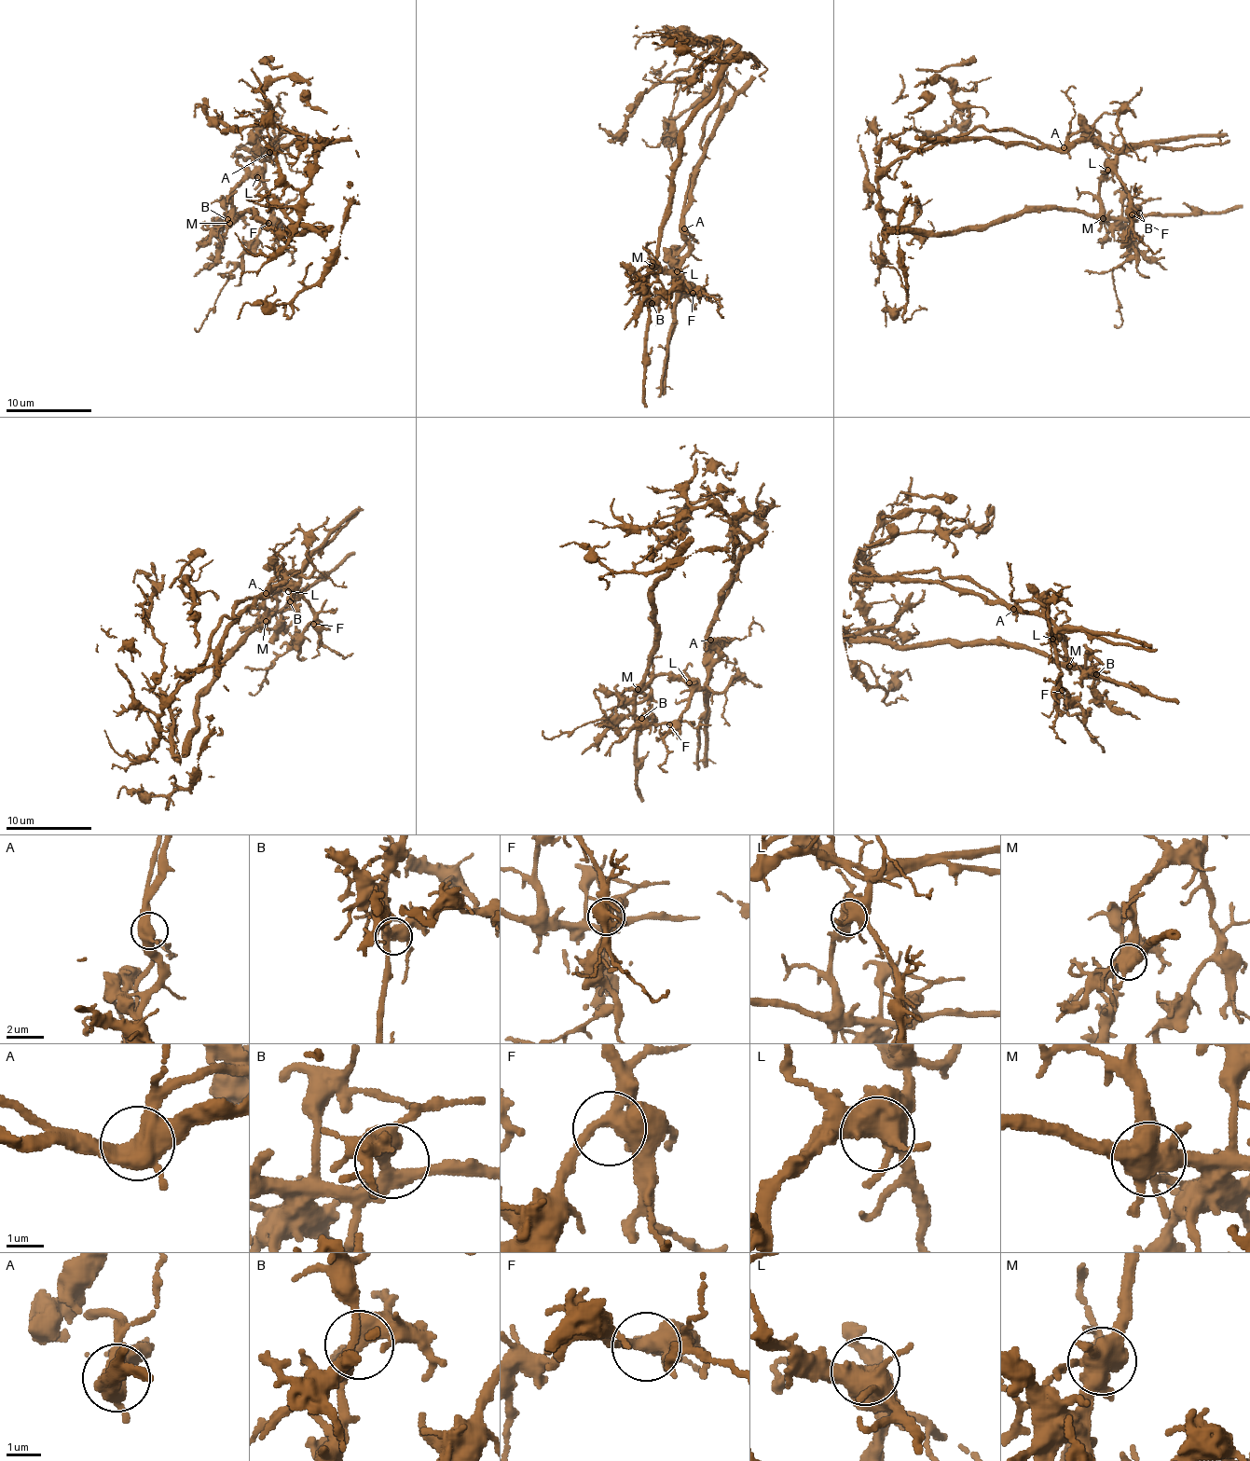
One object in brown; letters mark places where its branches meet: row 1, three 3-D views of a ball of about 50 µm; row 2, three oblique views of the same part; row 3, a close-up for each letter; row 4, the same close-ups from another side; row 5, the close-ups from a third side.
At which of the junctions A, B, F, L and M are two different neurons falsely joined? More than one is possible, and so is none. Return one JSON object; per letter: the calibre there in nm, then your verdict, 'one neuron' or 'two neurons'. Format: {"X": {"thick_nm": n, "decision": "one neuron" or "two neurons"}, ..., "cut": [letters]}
{"A": {"thick_nm": 500, "decision": "two neurons"}, "B": {"thick_nm": 440, "decision": "one neuron"}, "F": {"thick_nm": 360, "decision": "one neuron"}, "L": {"thick_nm": 600, "decision": "one neuron"}, "M": {"thick_nm": 650, "decision": "two neurons"}, "cut": ["A", "M"]}

